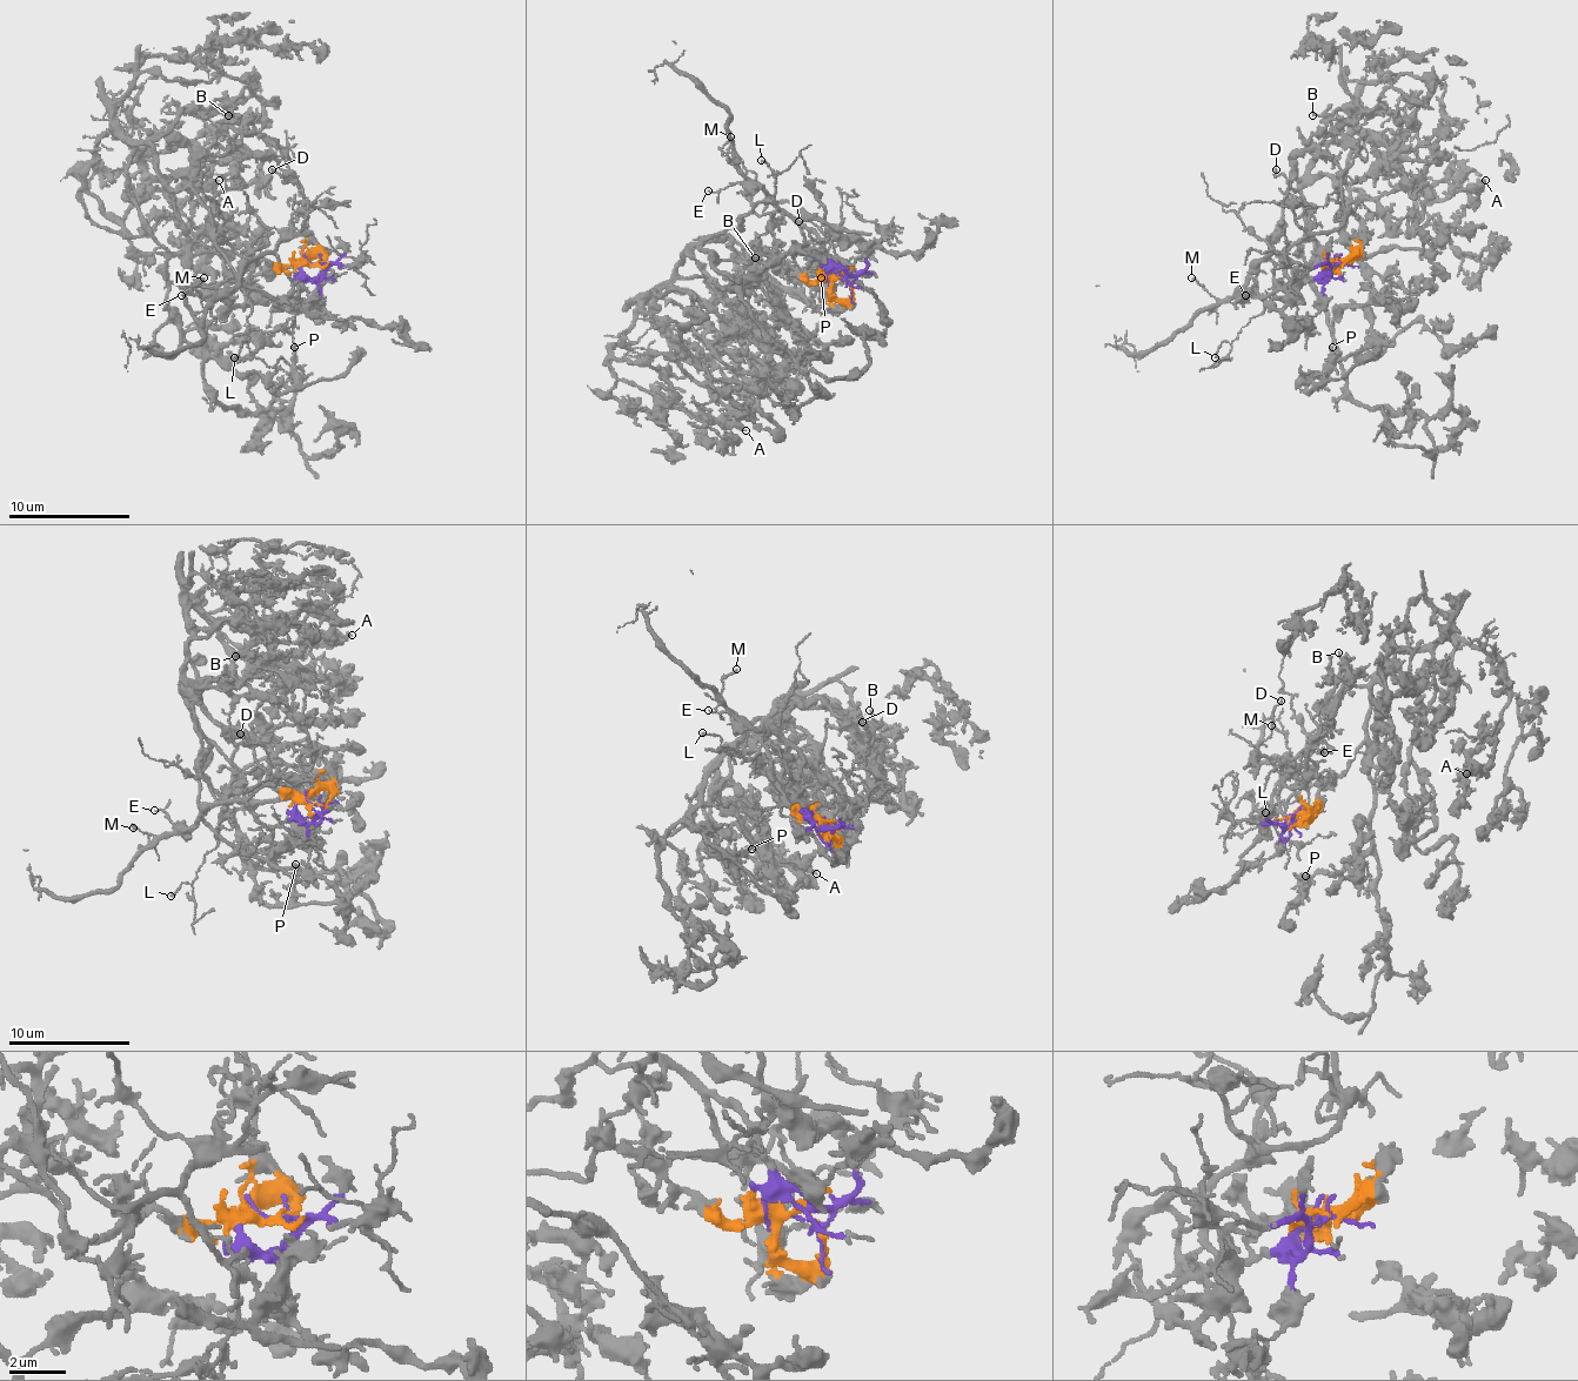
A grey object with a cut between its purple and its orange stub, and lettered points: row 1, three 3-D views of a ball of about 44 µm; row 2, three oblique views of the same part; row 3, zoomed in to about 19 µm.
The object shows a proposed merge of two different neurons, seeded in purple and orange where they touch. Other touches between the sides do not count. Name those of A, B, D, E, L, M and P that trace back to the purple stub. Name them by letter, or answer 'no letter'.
D, E, L, M

